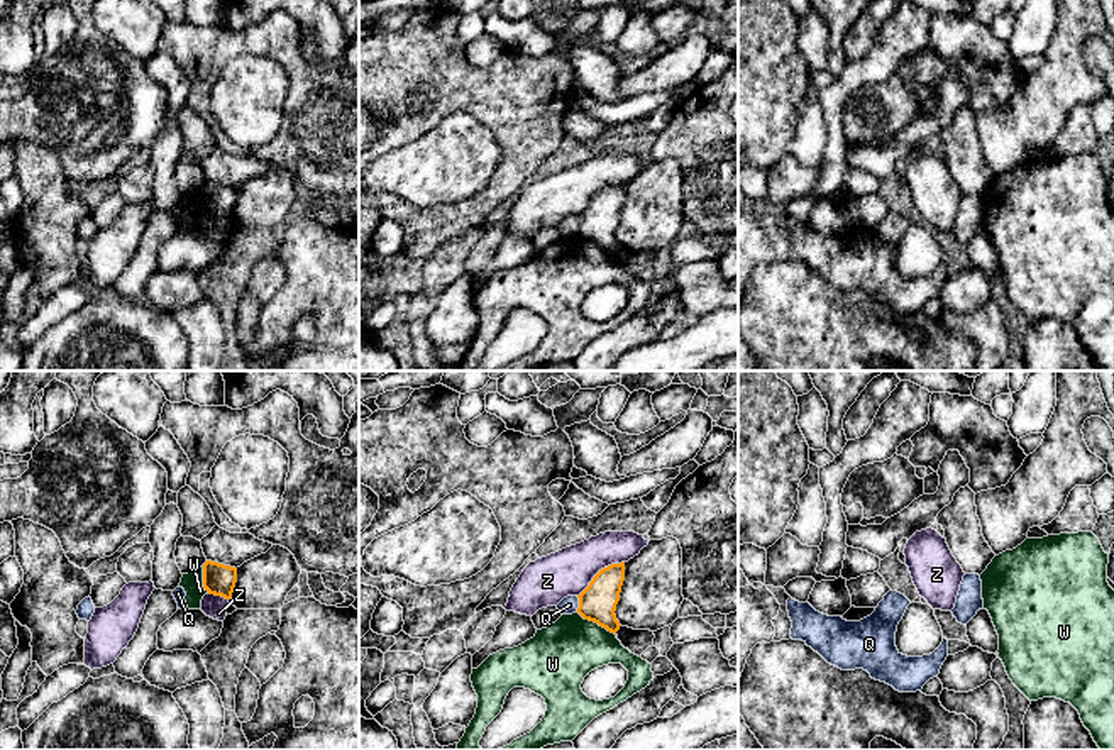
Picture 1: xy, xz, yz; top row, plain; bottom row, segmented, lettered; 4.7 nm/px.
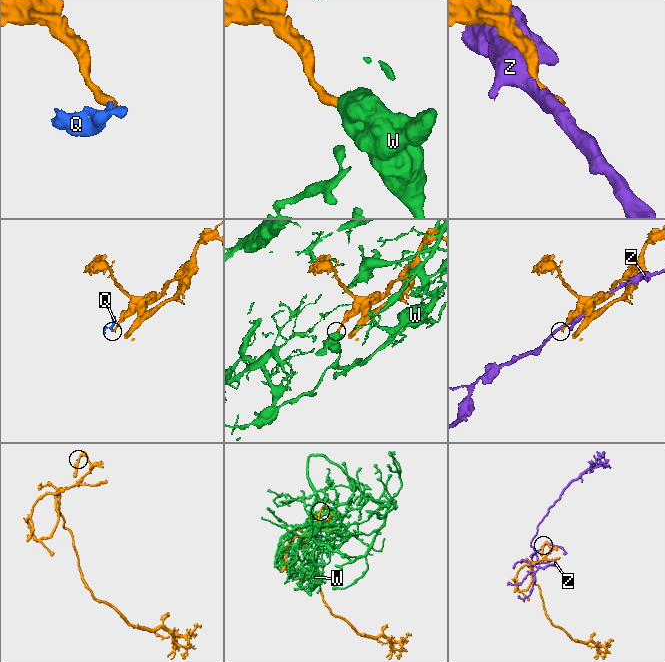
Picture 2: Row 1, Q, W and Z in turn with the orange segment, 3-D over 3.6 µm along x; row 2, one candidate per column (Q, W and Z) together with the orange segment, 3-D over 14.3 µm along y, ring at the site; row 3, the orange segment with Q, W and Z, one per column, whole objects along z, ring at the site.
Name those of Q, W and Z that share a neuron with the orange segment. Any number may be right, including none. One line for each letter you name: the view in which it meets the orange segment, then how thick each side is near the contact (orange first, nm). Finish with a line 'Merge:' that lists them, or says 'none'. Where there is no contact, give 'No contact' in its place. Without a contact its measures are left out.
Merge: none

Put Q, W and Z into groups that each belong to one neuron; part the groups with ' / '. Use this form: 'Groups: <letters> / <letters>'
Groups: Q / W / Z

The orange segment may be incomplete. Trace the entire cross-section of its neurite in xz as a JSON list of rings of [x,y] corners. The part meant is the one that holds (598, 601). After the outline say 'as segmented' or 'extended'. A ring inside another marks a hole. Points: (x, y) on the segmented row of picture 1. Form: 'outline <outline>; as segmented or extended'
outline [[[625,562],[611,564],[601,569],[589,586],[577,596],[577,613],[589,621],[598,623],[611,633],[620,630],[616,620],[616,604],[620,601],[621,586],[625,581]]]; as segmented

